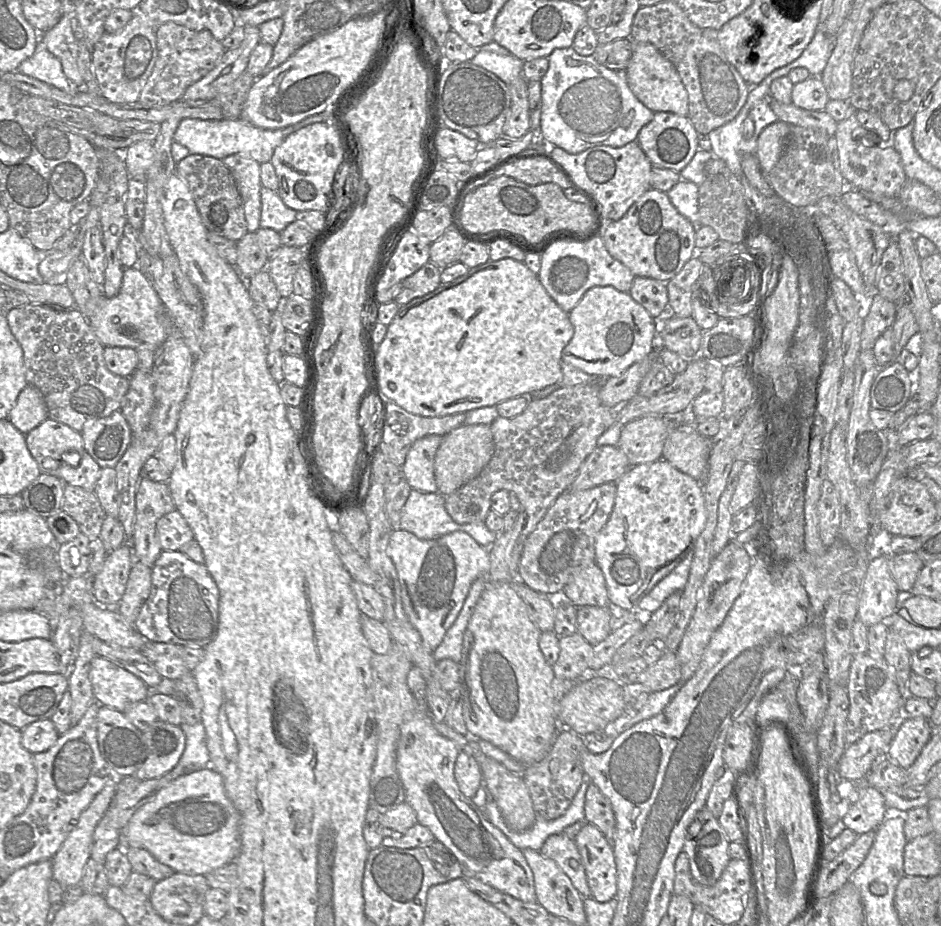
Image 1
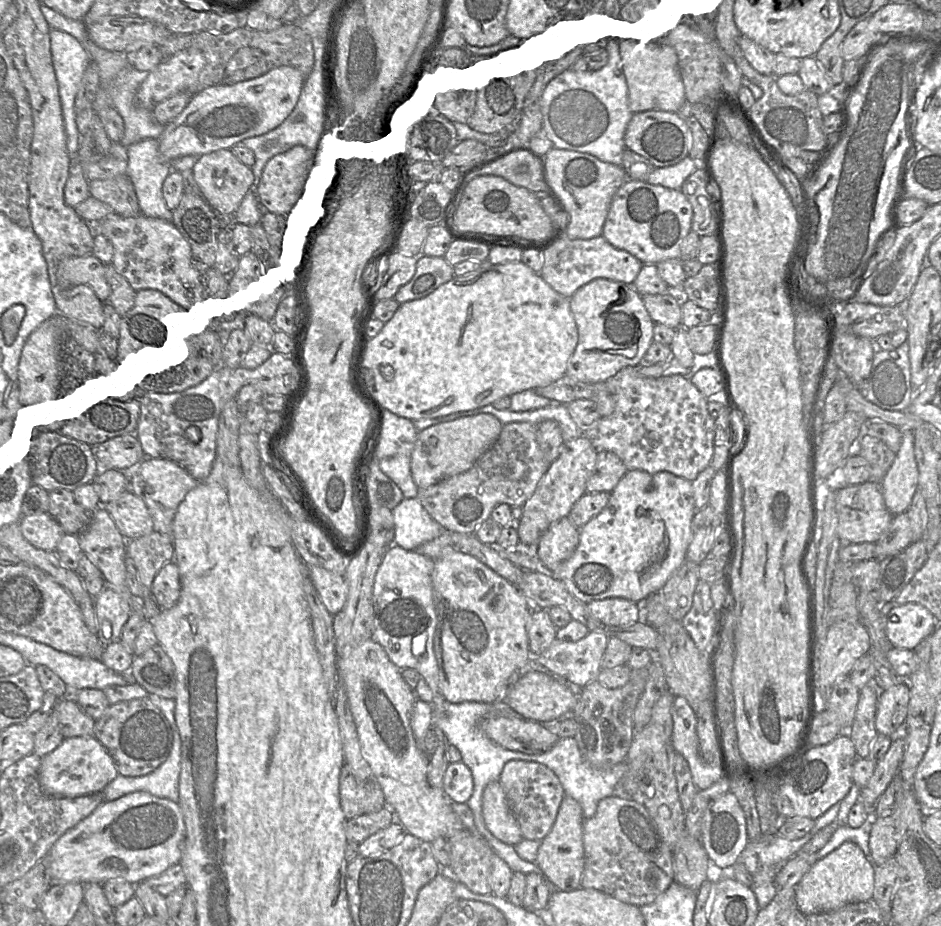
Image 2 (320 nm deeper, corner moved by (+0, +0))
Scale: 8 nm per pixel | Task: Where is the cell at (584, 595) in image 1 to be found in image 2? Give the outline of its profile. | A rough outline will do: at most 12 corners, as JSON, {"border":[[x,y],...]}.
{"border":[[568,516],[552,523],[535,546],[553,572],[577,548],[579,528]]}

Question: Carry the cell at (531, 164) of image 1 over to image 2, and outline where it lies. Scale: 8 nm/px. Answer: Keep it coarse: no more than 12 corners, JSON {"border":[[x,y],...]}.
{"border":[[513,148],[479,163],[496,175],[542,195],[549,187],[539,157]]}

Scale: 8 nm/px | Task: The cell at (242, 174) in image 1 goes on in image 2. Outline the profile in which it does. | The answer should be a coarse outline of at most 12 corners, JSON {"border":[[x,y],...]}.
{"border":[[230,149],[199,157],[193,175],[215,213],[234,216],[254,185]]}

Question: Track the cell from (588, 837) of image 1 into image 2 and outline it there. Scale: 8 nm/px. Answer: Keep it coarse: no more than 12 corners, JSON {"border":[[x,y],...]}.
{"border":[[562,799],[535,864],[561,891],[581,887],[583,809]]}

